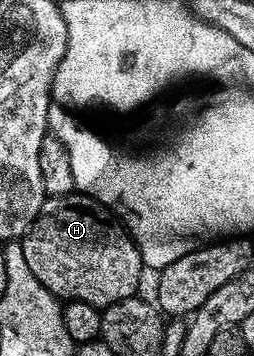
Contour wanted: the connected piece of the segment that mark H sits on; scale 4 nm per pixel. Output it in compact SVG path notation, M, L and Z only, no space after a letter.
M71 194L49 197L43 202L40 214L30 231L21 237L20 243L30 275L38 279L39 284L43 284L47 292L59 301L79 300L101 310L110 304L127 300L139 291L138 279L144 273L144 265L133 236L122 227L118 217L109 208L97 204L90 196Z

